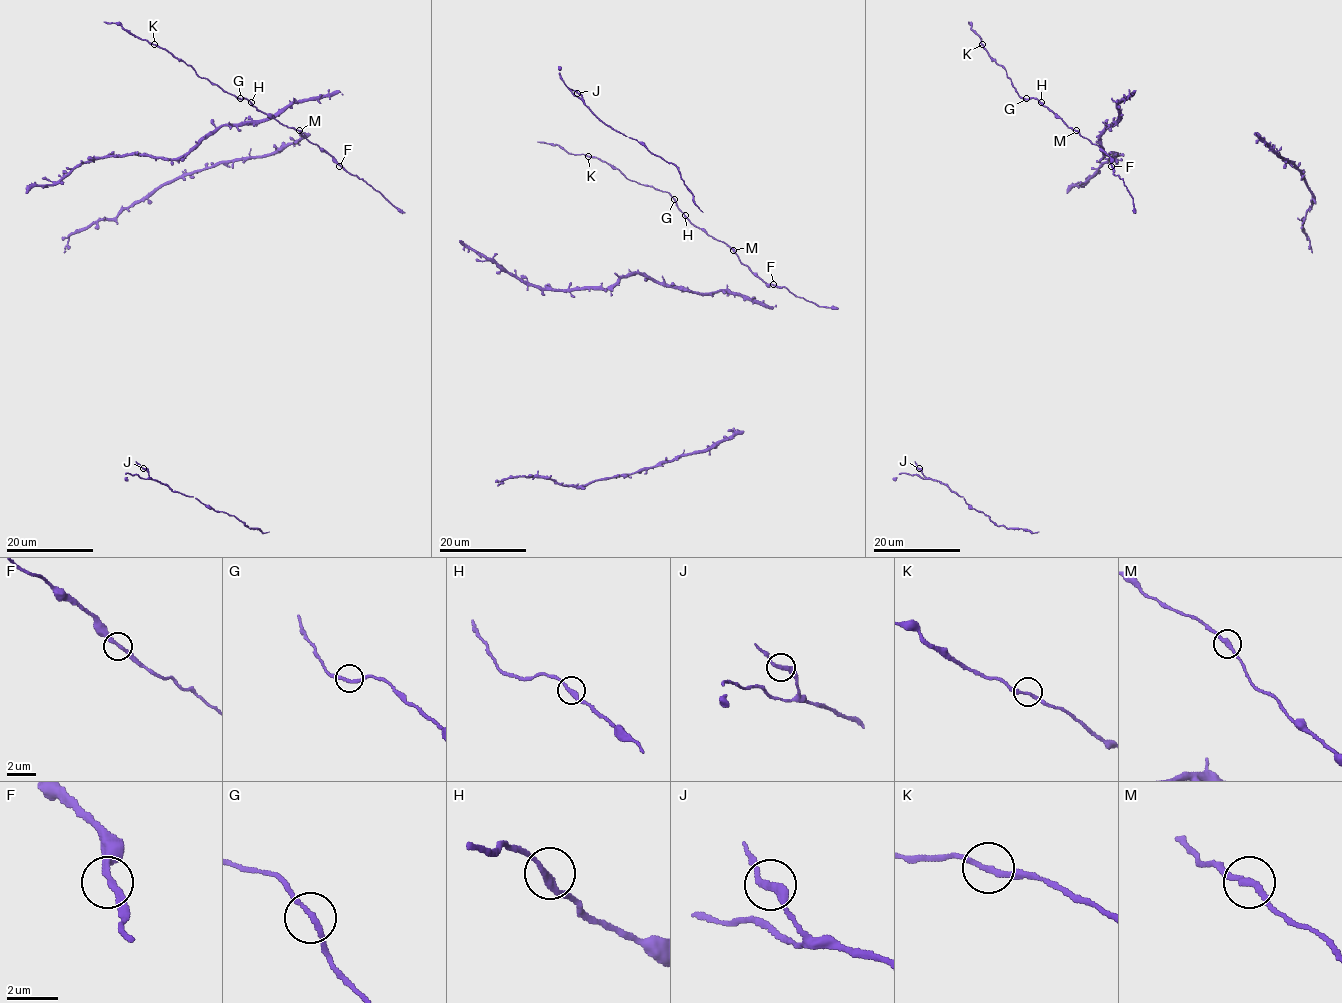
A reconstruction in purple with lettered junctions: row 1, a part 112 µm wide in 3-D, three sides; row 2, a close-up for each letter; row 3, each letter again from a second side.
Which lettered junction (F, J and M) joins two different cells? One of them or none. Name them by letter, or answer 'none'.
none

